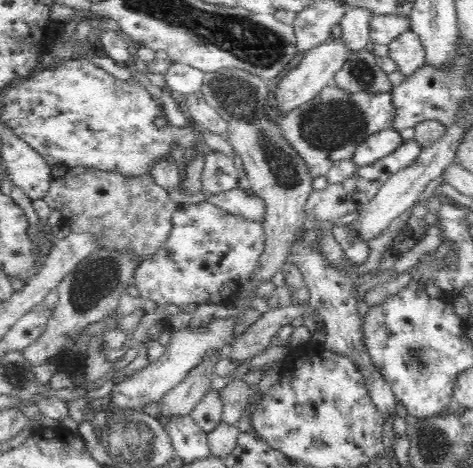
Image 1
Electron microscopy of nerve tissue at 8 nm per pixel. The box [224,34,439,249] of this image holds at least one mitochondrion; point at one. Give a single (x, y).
(335, 124)

